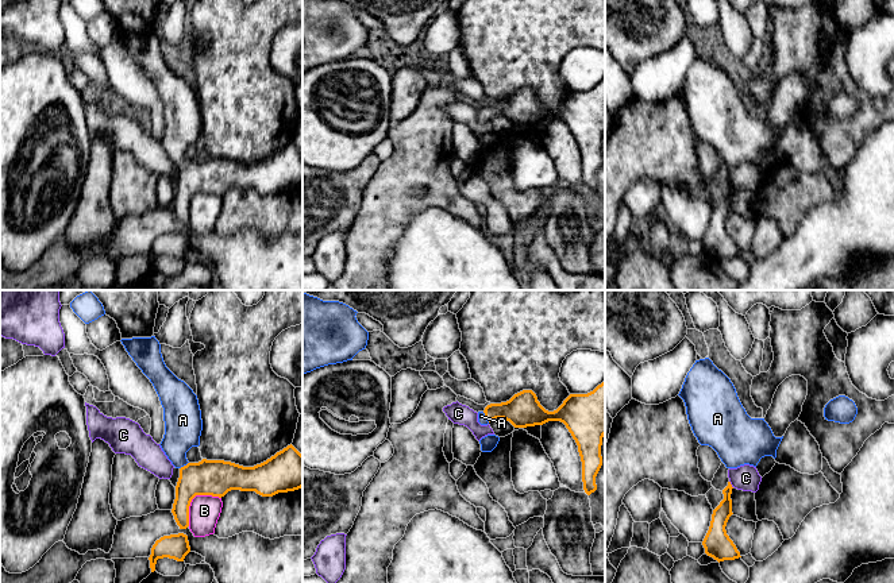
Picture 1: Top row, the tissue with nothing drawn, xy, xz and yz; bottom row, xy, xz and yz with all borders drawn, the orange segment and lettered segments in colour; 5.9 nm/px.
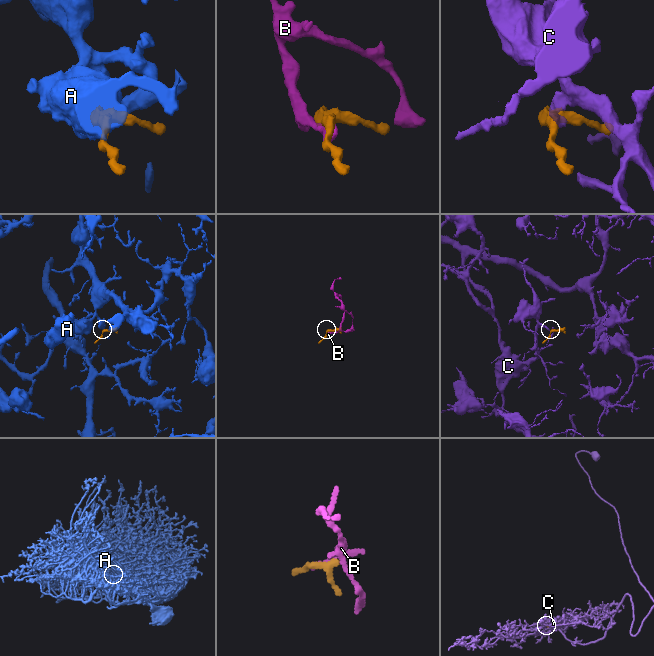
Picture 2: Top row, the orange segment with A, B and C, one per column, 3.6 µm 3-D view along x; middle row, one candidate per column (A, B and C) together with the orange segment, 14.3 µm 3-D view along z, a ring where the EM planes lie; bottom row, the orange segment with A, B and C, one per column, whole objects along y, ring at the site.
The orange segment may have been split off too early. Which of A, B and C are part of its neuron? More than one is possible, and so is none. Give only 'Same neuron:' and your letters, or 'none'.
Same neuron: A

